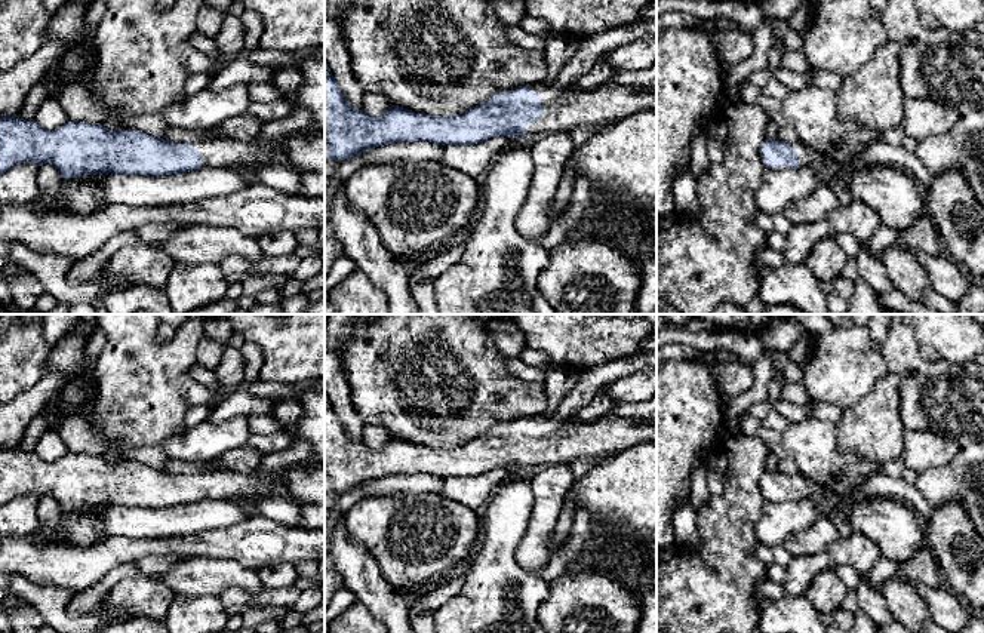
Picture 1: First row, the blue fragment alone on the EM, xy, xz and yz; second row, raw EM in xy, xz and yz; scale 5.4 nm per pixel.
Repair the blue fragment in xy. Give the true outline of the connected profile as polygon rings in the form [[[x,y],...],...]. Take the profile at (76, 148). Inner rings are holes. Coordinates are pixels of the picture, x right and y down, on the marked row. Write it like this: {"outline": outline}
{"outline": [[[16,114],[0,116],[0,175],[15,165],[21,163],[52,163],[61,173],[62,178],[71,179],[82,175],[98,175],[98,173],[123,173],[123,175],[170,175],[199,169],[202,166],[212,168],[259,168],[261,165],[270,163],[276,156],[283,156],[283,142],[287,138],[280,136],[265,144],[253,141],[234,141],[234,139],[207,139],[199,142],[170,142],[160,136],[153,136],[141,130],[133,129],[108,129],[104,125],[89,122],[67,122],[58,129],[47,130],[41,127],[34,119],[19,119]]]}

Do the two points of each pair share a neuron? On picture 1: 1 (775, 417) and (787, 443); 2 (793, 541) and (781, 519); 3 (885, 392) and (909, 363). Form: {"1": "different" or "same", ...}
{"1": "different", "2": "different", "3": "different"}

